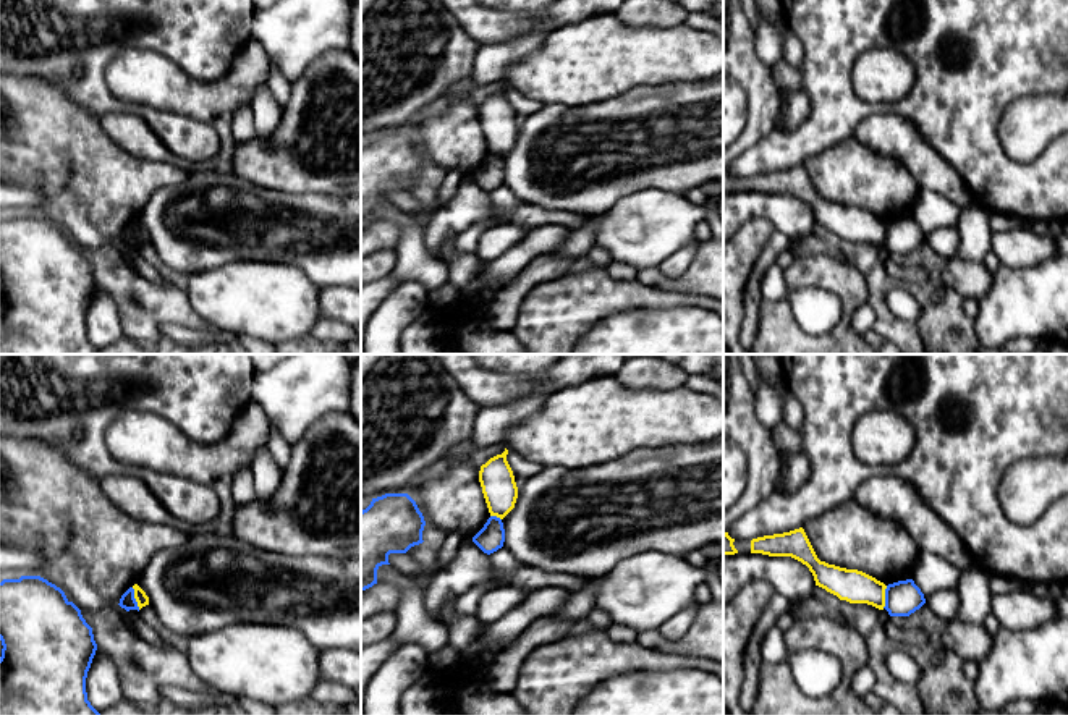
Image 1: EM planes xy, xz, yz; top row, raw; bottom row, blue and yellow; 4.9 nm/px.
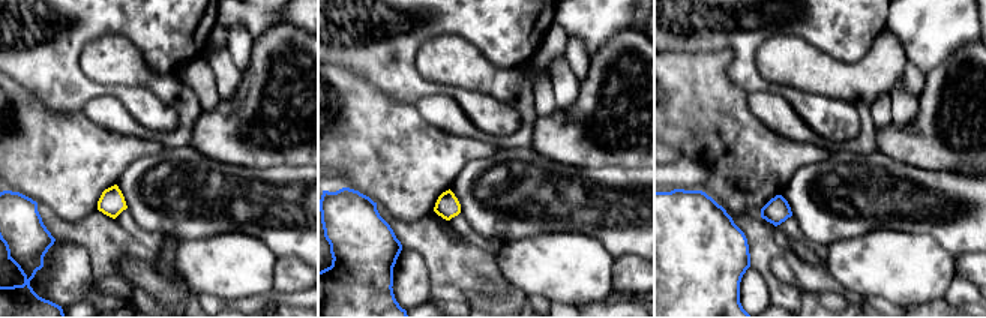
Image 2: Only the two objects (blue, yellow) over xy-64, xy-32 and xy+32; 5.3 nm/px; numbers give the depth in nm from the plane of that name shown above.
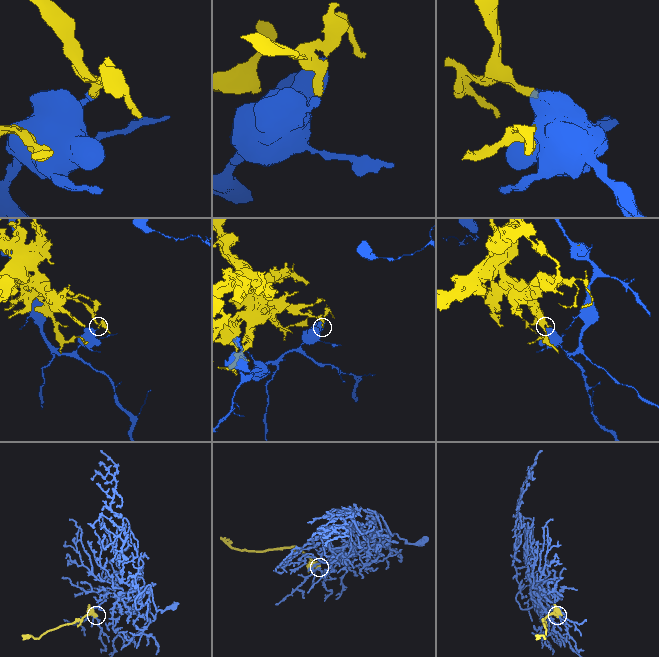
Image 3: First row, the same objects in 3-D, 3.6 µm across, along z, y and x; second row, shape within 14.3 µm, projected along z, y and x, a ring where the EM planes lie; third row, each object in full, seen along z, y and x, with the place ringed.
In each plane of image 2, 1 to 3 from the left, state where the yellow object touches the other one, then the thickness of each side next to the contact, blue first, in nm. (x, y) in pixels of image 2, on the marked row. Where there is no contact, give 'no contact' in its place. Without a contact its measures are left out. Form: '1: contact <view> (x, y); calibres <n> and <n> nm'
1: no contact
2: no contact
3: no contact

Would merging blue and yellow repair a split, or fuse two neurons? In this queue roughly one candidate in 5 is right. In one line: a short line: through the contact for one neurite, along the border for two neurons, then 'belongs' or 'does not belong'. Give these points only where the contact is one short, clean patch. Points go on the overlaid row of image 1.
line xy (131, 588), (139, 609); does not belong

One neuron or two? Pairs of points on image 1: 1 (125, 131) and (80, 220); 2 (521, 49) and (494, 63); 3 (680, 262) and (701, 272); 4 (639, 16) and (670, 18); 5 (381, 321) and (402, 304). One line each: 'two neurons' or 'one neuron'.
1: two neurons
2: one neuron
3: two neurons
4: one neuron
5: one neuron

